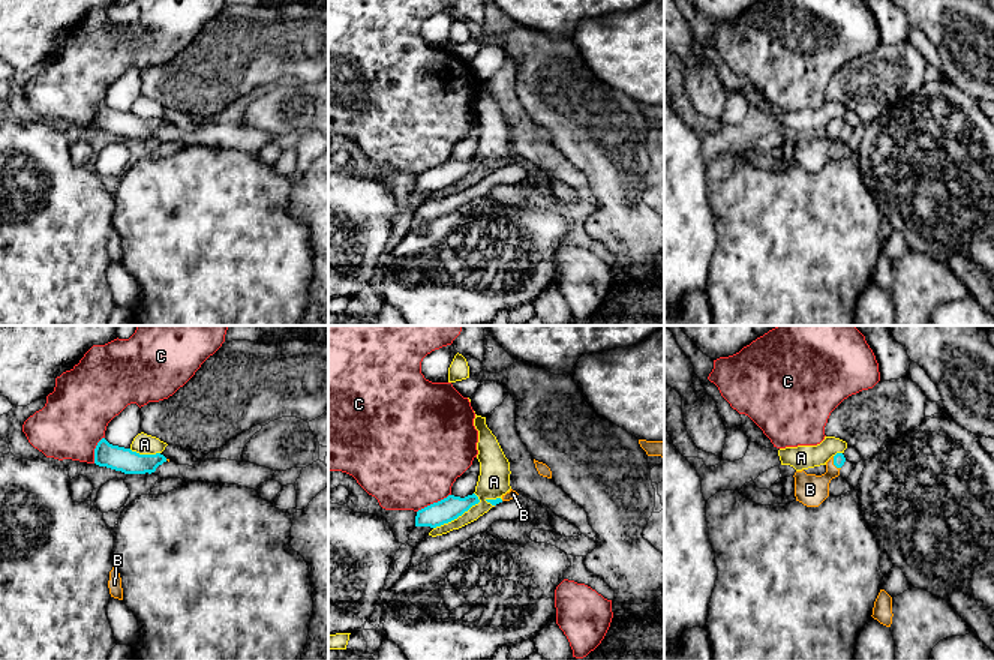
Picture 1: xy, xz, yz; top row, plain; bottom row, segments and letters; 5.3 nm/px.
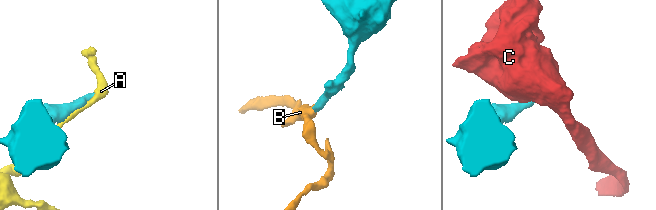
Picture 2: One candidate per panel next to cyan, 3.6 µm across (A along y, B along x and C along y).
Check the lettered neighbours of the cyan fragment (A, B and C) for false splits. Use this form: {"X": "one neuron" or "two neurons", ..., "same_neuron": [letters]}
{"A": "two neurons", "B": "one neuron", "C": "two neurons", "same_neuron": ["B"]}

